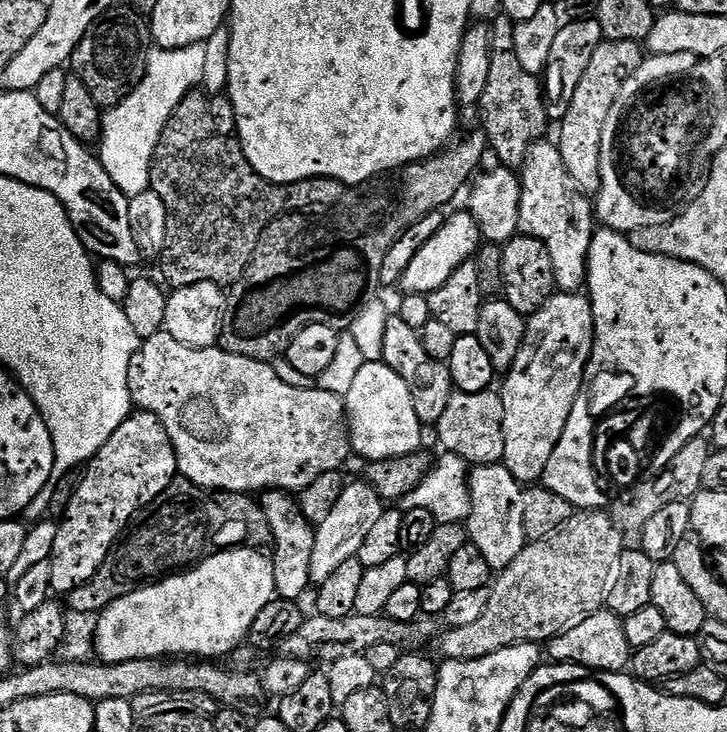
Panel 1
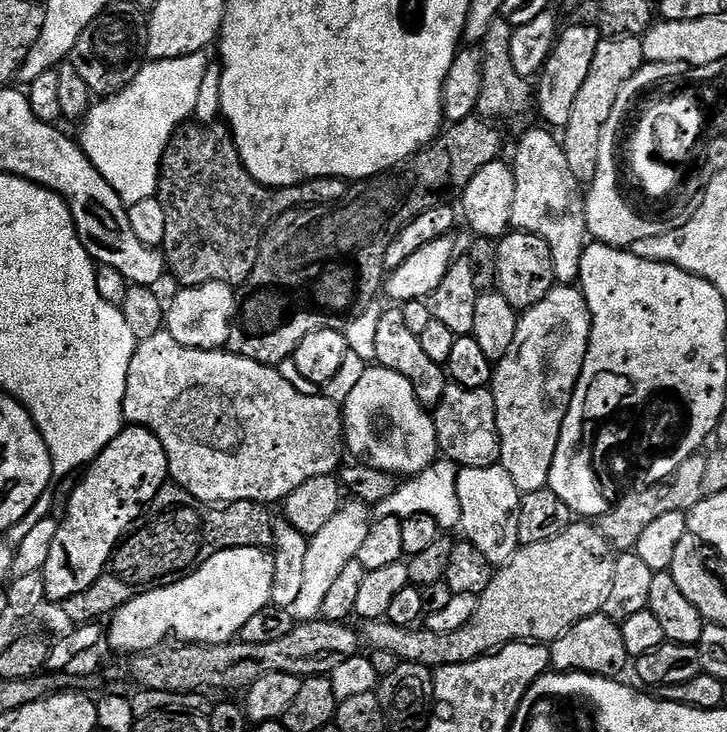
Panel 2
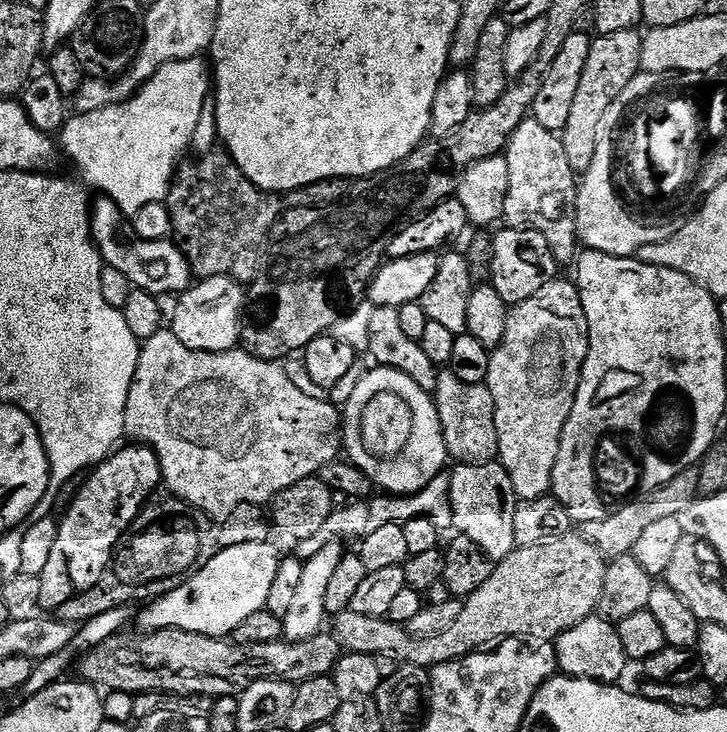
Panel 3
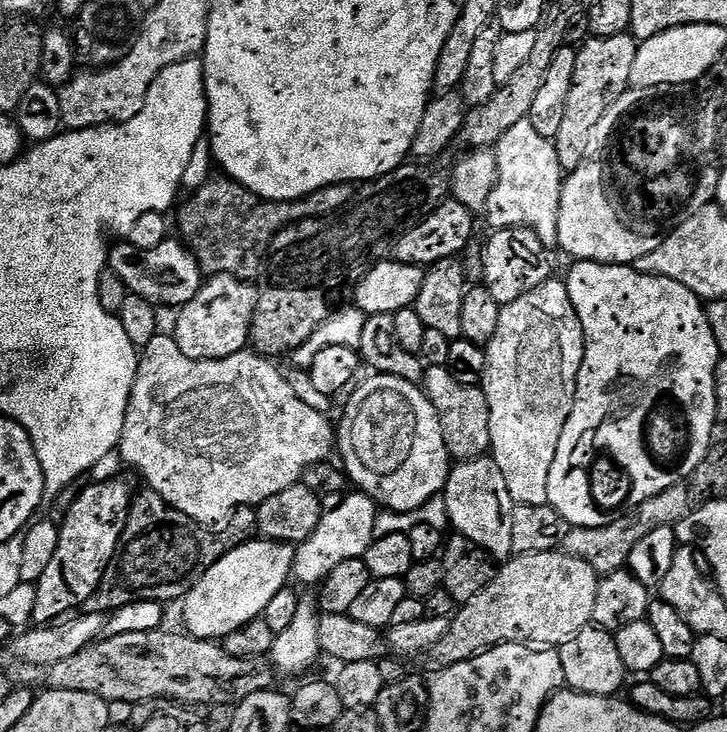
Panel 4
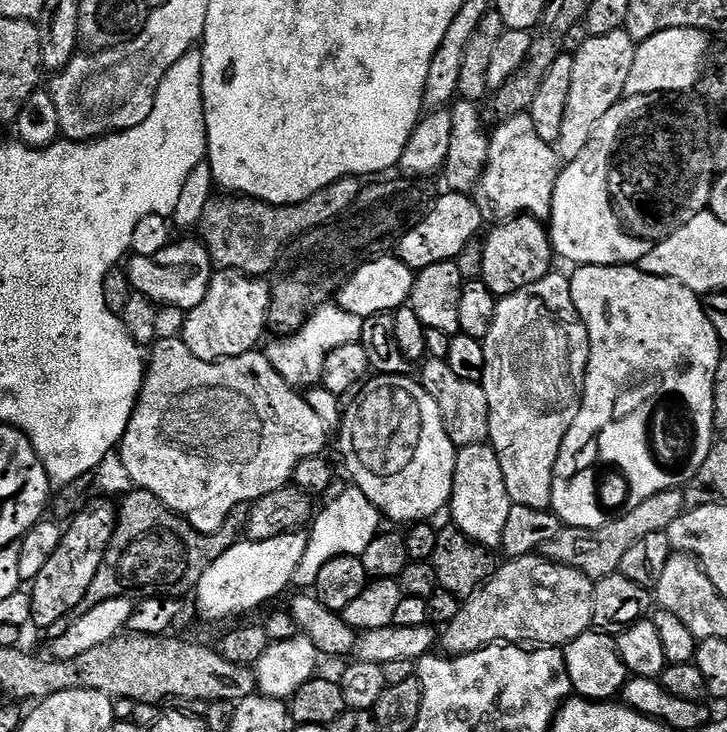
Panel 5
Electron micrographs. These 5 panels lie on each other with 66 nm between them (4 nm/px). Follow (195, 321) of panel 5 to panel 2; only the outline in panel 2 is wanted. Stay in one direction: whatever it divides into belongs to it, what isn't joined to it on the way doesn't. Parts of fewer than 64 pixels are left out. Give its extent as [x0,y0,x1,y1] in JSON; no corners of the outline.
[166,282,237,352]

